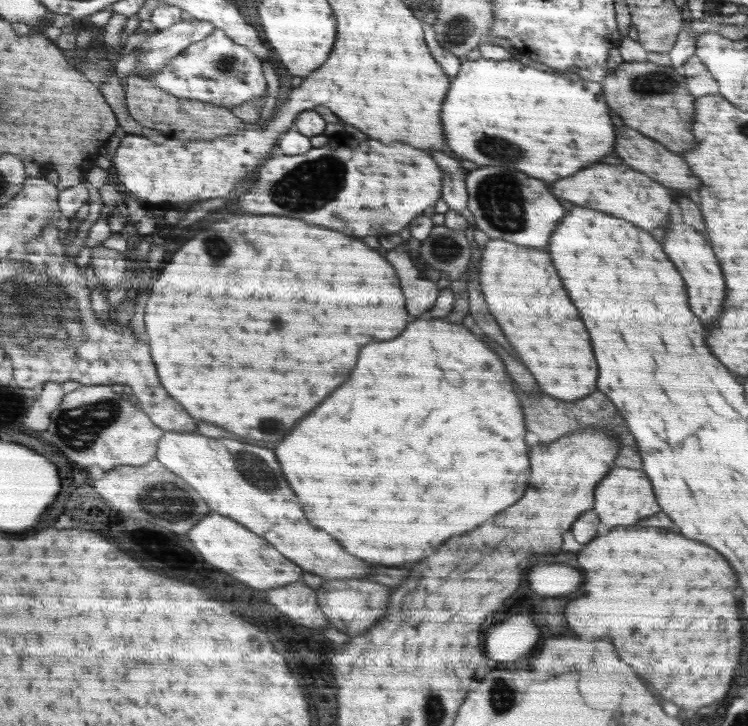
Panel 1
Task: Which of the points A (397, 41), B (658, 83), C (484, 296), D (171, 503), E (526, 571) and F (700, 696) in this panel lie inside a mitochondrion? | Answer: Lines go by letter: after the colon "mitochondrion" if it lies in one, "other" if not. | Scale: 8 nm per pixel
A: other
B: mitochondrion
C: other
D: mitochondrion
E: other
F: other

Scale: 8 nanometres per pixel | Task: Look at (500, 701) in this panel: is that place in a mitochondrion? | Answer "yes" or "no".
yes

